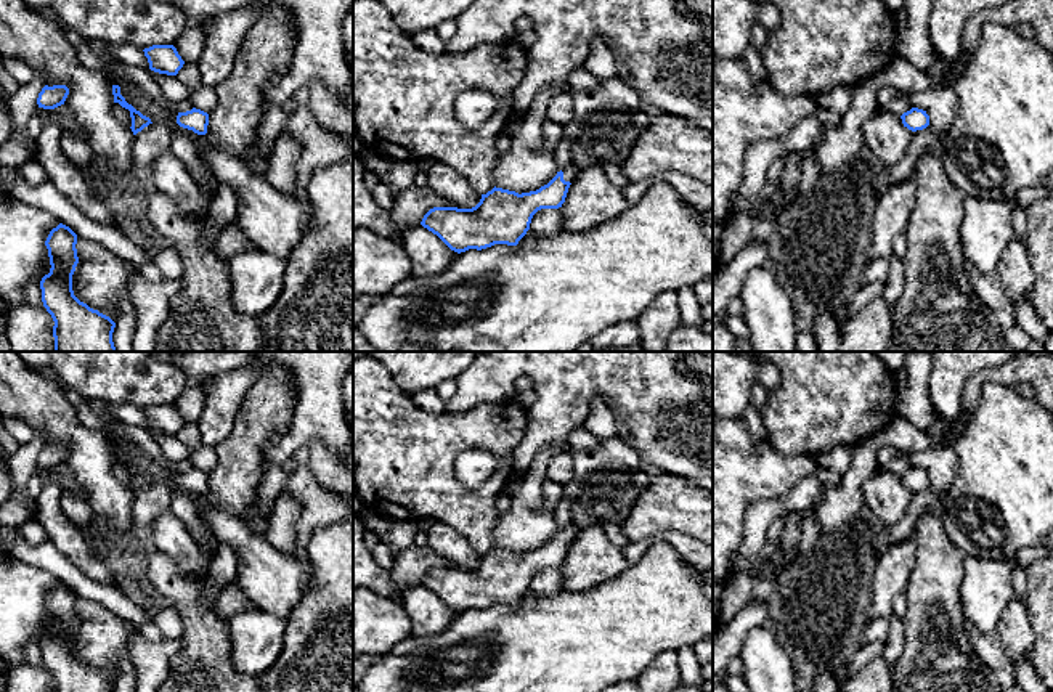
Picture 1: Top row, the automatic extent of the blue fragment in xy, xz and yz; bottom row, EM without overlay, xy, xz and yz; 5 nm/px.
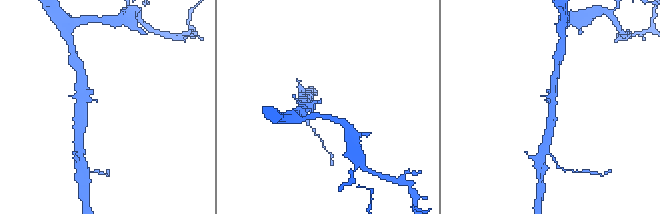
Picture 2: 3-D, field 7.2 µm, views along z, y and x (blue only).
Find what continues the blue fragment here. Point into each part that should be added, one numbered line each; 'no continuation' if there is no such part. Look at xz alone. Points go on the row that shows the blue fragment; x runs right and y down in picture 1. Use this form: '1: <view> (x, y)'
1: xz (570, 172)

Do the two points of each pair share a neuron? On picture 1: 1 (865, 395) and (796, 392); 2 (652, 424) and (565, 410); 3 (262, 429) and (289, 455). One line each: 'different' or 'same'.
1: same
2: same
3: different

